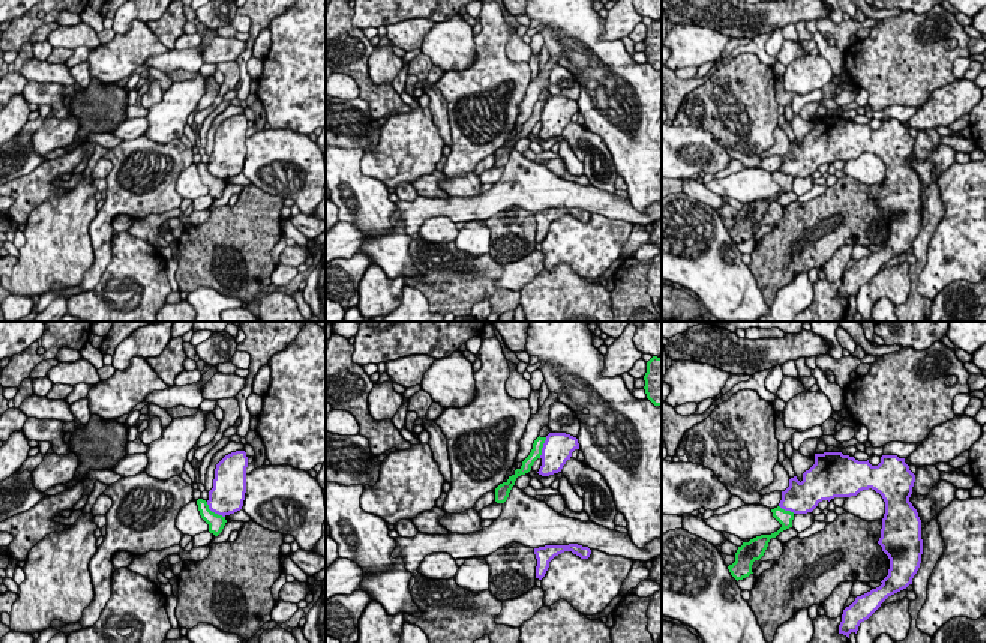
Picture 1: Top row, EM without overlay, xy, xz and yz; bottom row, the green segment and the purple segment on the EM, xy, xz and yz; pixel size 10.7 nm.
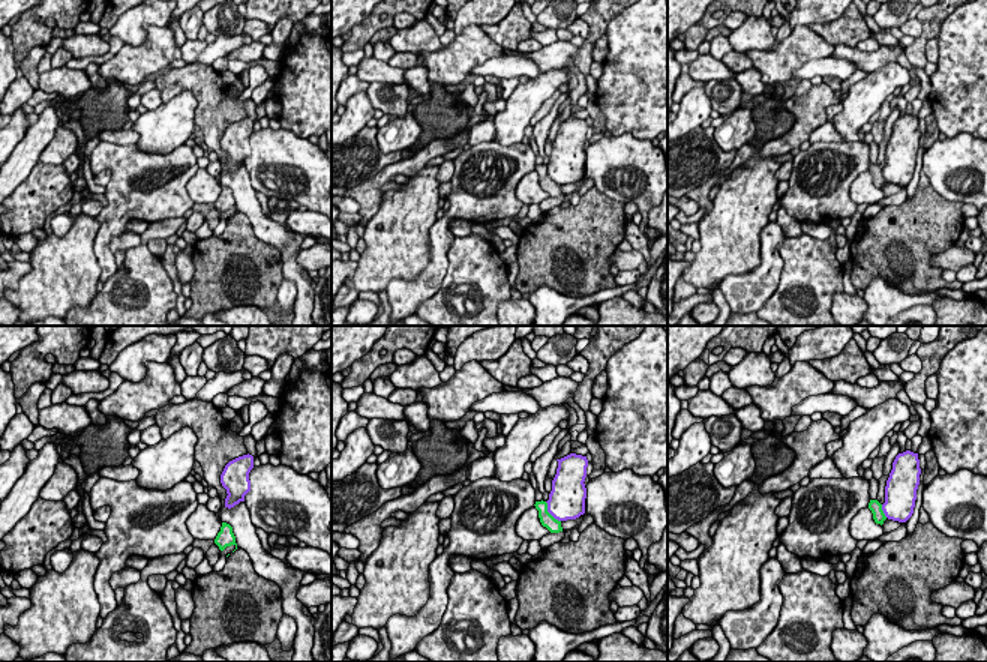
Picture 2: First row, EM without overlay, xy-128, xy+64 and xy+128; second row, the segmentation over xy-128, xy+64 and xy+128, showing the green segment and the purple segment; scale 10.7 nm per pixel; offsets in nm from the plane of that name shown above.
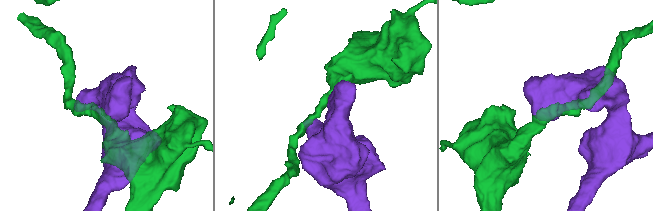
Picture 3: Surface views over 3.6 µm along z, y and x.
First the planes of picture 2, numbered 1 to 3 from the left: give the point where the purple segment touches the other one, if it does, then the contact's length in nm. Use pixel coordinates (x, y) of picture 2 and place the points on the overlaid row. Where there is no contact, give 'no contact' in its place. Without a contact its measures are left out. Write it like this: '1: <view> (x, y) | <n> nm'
1: no contact
2: xy+64 (548, 512) | 280 nm
3: xy+128 (882, 511) | 160 nm

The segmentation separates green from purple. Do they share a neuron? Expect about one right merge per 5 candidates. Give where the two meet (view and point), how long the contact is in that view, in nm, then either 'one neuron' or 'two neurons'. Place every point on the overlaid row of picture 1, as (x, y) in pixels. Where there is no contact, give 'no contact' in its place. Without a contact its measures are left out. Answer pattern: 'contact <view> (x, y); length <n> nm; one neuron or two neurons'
contact xy (213, 513); length 260 nm; two neurons

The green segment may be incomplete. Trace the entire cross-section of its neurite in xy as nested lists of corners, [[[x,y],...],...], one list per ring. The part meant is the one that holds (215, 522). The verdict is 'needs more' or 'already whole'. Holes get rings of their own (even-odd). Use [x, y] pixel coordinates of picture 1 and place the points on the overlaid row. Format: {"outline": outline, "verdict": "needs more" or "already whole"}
{"outline": [[[198,499],[197,505],[198,505],[201,518],[209,524],[209,532],[218,536],[227,523],[225,517],[212,512],[209,509],[207,502],[203,499]]], "verdict": "already whole"}

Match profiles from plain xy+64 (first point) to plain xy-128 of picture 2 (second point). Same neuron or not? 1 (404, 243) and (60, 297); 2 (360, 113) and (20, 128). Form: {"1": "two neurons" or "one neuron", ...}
{"1": "one neuron", "2": "one neuron"}

